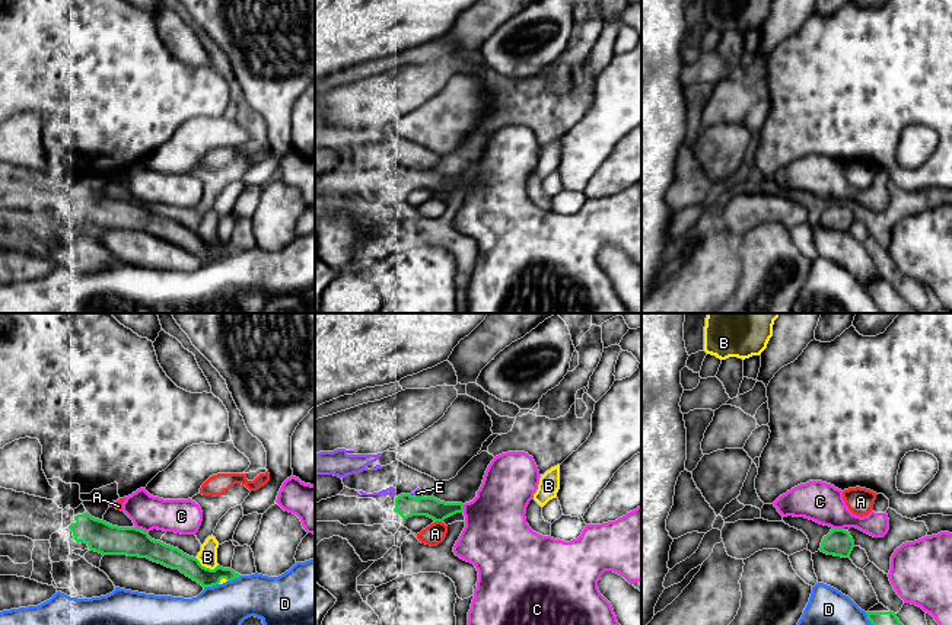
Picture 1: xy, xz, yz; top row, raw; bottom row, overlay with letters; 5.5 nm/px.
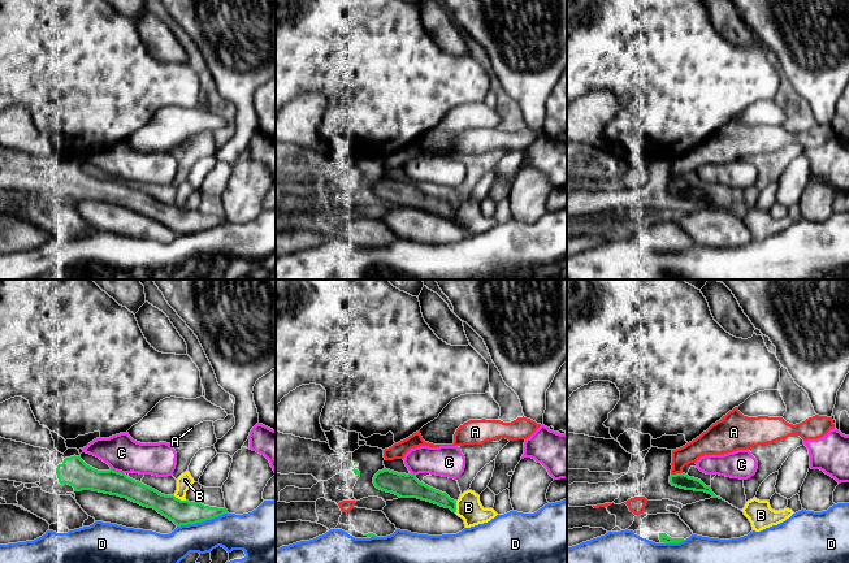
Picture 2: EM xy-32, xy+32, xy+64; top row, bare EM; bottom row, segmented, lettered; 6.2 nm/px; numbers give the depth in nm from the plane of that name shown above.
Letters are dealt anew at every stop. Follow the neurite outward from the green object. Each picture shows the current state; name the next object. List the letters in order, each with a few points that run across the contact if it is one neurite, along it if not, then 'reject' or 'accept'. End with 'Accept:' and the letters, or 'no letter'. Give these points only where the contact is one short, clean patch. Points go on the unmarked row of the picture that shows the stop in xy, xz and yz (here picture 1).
A: reject
B: reject
C: line xy (136, 200), (146, 206); reject
D: reject
E: reject
Accept: no letter

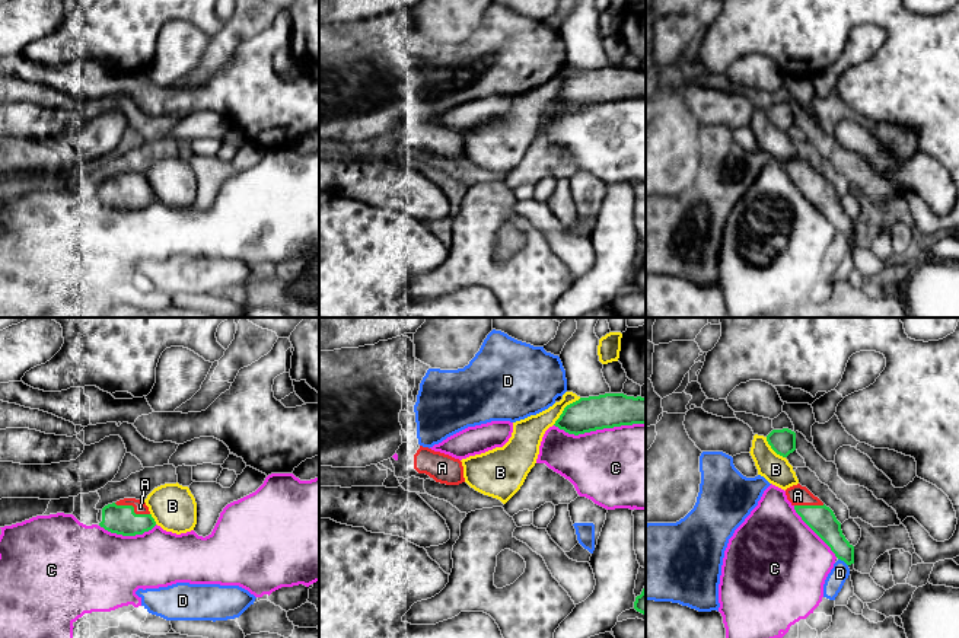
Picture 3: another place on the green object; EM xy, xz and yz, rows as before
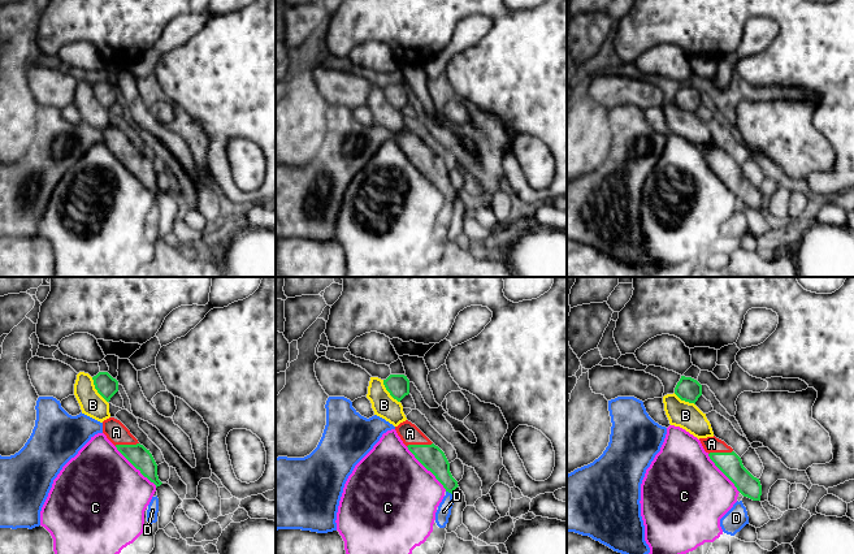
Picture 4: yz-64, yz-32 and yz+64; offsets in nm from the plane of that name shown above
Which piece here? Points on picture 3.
A: line xy (117, 193), (123, 191), (133, 181), (140, 181); accept
B: reject
C: reject
D: reject
Accept: A

